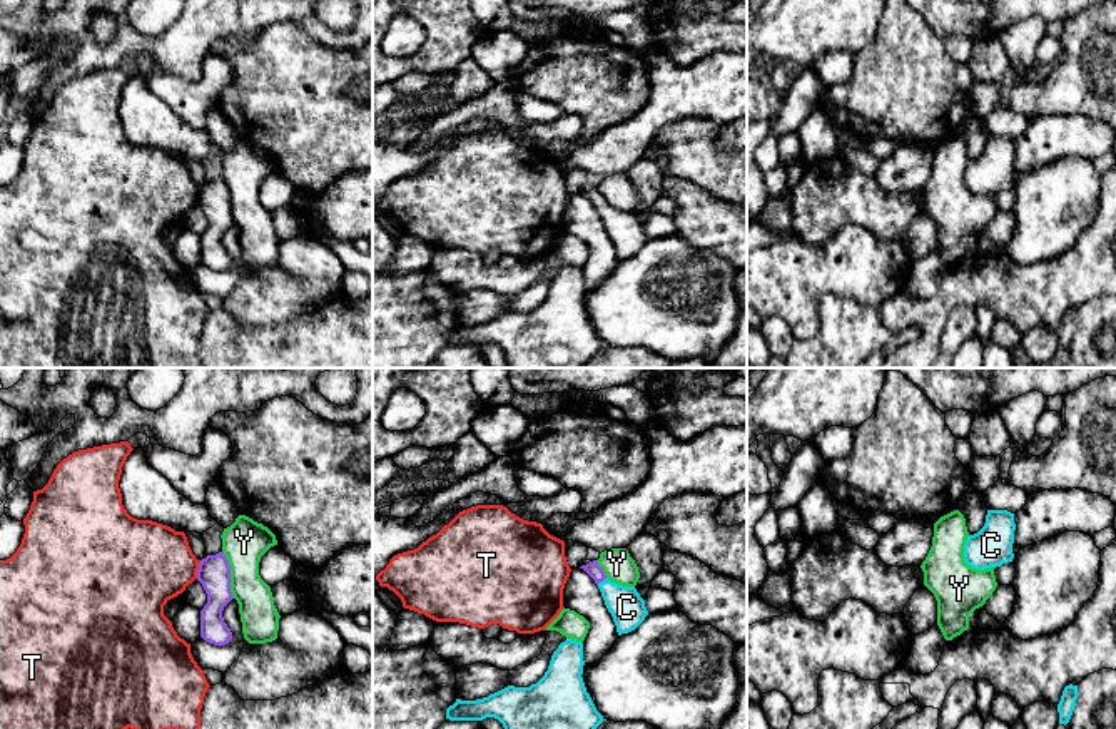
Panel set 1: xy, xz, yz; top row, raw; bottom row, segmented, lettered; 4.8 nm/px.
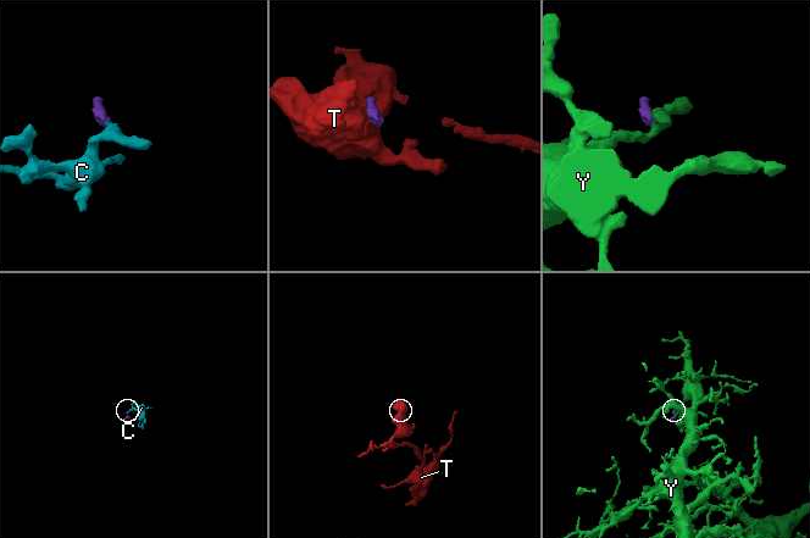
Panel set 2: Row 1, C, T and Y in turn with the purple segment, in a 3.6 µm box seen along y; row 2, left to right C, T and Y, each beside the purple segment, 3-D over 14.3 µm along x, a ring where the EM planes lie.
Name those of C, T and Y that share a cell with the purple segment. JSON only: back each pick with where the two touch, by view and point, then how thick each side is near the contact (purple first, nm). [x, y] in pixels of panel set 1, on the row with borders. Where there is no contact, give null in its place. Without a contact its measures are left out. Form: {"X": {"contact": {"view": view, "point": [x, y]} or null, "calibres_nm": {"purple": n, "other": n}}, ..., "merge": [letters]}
{"C": {"contact": {"view": "xz", "point": [600, 581]}, "calibres_nm": {"purple": 70, "other": 170}}, "merge": ["C"]}

